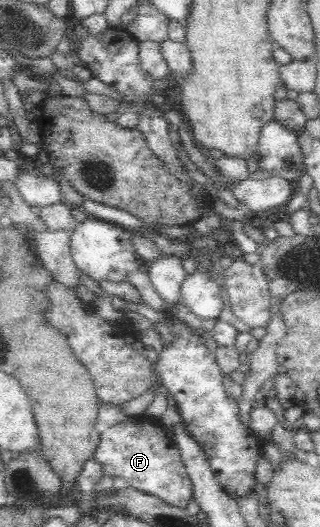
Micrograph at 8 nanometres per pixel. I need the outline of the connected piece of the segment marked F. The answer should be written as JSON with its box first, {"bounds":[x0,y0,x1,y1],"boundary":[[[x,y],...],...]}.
{"bounds":[94,415,193,509],"boundary":[[[146,415],[131,417],[126,423],[118,423],[100,436],[94,453],[95,460],[112,479],[120,477],[128,485],[176,508],[186,509],[193,496],[193,486],[187,474],[176,442],[160,428],[160,423]]]}

